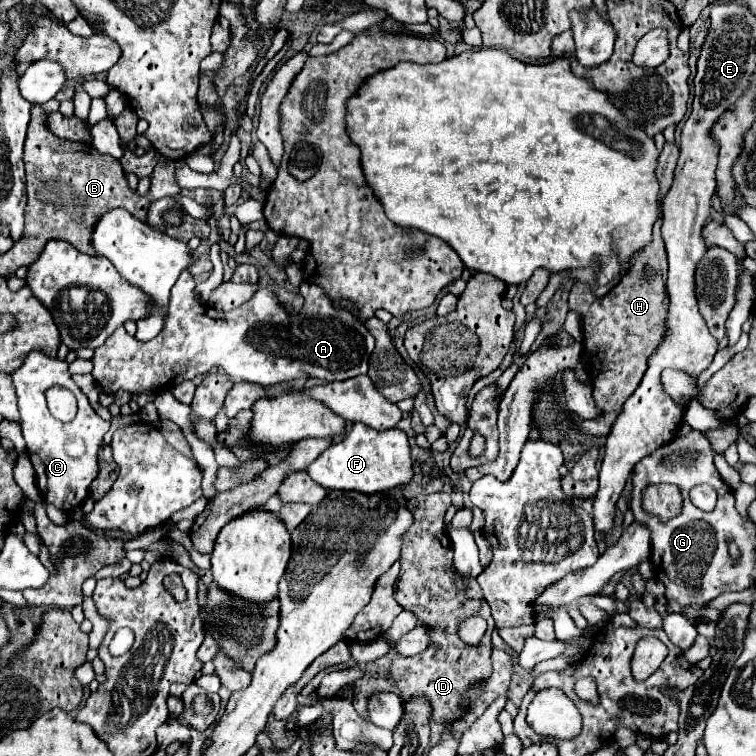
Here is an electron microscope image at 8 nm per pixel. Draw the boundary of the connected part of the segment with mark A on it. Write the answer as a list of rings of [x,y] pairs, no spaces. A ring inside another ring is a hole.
[[[183,272],[179,276],[179,280],[175,282],[175,286],[171,288],[171,300],[169,300],[169,310],[167,310],[167,326],[161,330],[161,334],[157,334],[153,340],[149,342],[139,342],[135,340],[135,336],[127,334],[125,328],[117,328],[107,340],[103,346],[99,346],[95,350],[95,362],[93,362],[93,378],[99,382],[101,388],[109,388],[111,392],[117,392],[117,390],[125,390],[129,394],[135,394],[135,392],[143,392],[143,390],[159,390],[159,388],[171,388],[183,380],[193,380],[197,376],[203,376],[207,374],[213,366],[223,366],[223,370],[233,378],[233,382],[255,382],[255,384],[261,384],[261,386],[273,386],[273,384],[281,384],[281,382],[291,382],[295,378],[319,378],[319,380],[325,380],[325,382],[341,382],[341,380],[349,380],[349,378],[355,378],[359,374],[367,374],[367,362],[369,362],[369,356],[375,348],[375,338],[371,336],[371,332],[347,310],[341,310],[337,308],[329,296],[311,296],[311,298],[305,298],[305,304],[299,312],[295,314],[289,314],[275,298],[275,294],[269,290],[269,288],[259,288],[251,300],[247,300],[243,306],[231,310],[231,312],[217,312],[215,308],[211,308],[209,304],[201,304],[195,296],[193,296],[193,288],[195,288],[195,282],[193,282],[193,276],[189,272]]]

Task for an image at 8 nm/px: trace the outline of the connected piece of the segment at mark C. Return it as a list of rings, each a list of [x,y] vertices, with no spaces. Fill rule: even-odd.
[[[33,350],[21,368],[13,372],[13,384],[19,398],[19,412],[21,412],[21,424],[23,424],[23,438],[27,442],[29,460],[35,468],[35,480],[37,488],[45,502],[57,506],[61,512],[73,512],[83,500],[89,496],[89,486],[99,474],[97,454],[103,446],[103,436],[109,430],[109,422],[99,418],[93,408],[89,406],[87,396],[77,388],[77,384],[71,380],[71,374],[67,370],[67,362],[61,362],[57,358],[49,358],[37,350]],[[49,386],[63,386],[69,388],[75,398],[79,400],[79,412],[73,422],[59,422],[49,414],[47,402],[45,402],[45,390]]]

